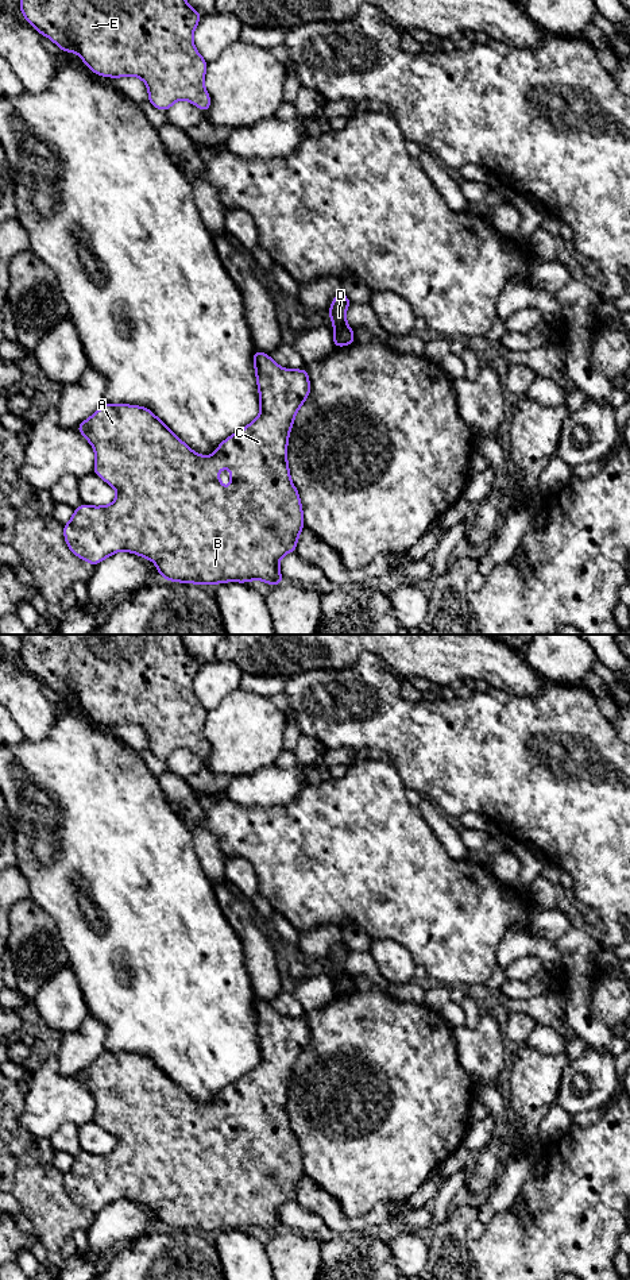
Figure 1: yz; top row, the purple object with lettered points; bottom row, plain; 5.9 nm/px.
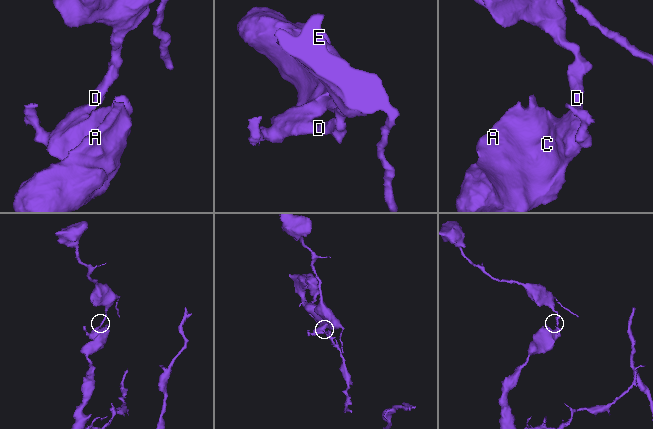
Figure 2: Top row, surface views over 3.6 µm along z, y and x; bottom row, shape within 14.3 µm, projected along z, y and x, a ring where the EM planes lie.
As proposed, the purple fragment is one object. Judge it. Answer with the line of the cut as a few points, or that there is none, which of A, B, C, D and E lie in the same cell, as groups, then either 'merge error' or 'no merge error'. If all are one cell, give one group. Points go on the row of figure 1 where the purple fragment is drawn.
no cut; A B C D E; no merge error

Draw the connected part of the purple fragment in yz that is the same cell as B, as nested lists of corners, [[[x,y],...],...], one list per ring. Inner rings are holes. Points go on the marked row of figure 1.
[[[259,350],[254,366],[260,398],[260,413],[247,427],[228,436],[210,456],[190,450],[150,409],[136,405],[104,404],[77,425],[96,452],[93,473],[116,489],[116,500],[105,506],[81,504],[63,525],[65,541],[78,558],[96,566],[107,556],[128,551],[150,559],[169,582],[213,583],[264,581],[271,586],[285,579],[279,572],[283,555],[297,550],[305,527],[299,494],[290,479],[287,440],[294,417],[310,393],[306,369],[282,369]],[[220,467],[231,470],[231,490],[219,481]]]

